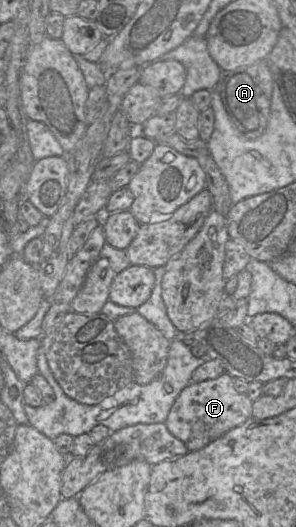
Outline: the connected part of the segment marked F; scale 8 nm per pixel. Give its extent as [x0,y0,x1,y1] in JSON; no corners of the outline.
[165,372,253,451]

